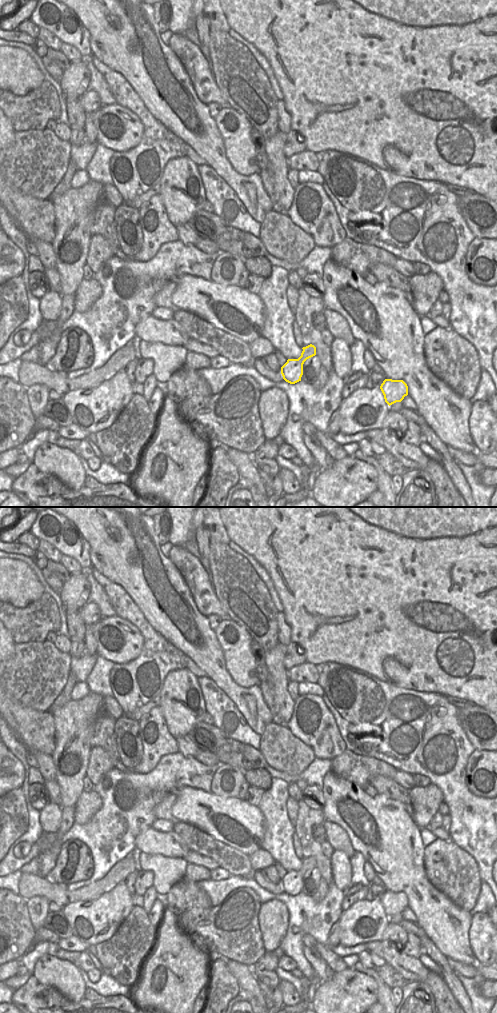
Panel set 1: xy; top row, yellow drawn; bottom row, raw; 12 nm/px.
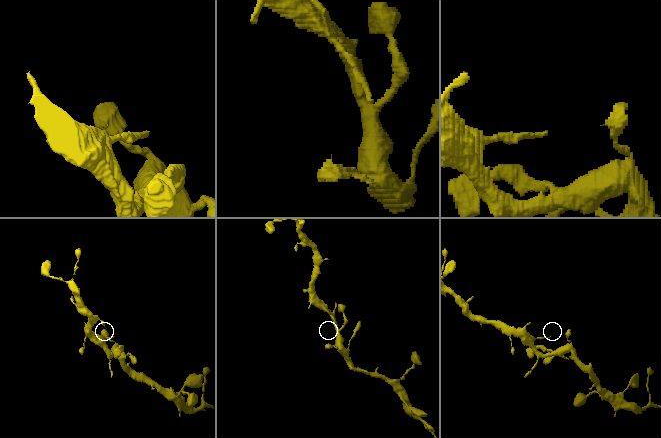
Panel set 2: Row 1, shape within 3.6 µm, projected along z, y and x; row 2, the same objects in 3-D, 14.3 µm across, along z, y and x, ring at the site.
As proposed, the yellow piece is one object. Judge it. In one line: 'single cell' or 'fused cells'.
single cell

